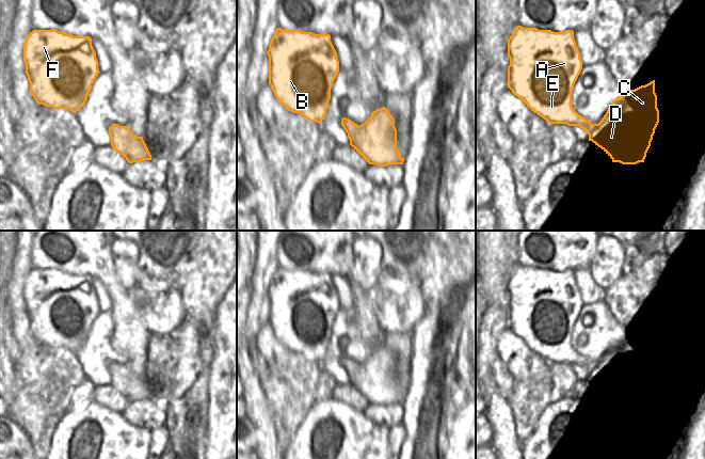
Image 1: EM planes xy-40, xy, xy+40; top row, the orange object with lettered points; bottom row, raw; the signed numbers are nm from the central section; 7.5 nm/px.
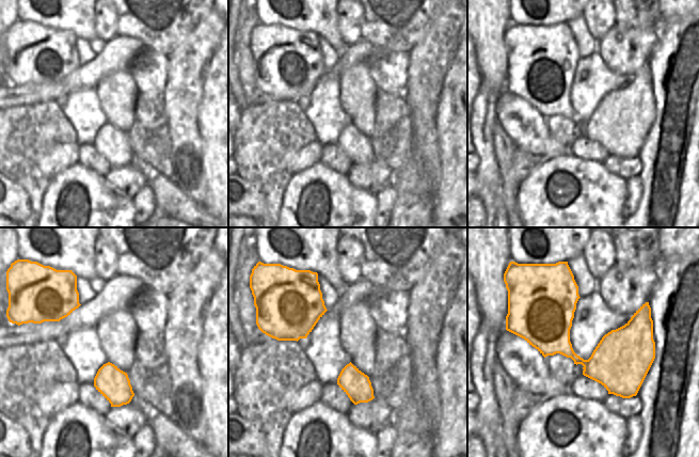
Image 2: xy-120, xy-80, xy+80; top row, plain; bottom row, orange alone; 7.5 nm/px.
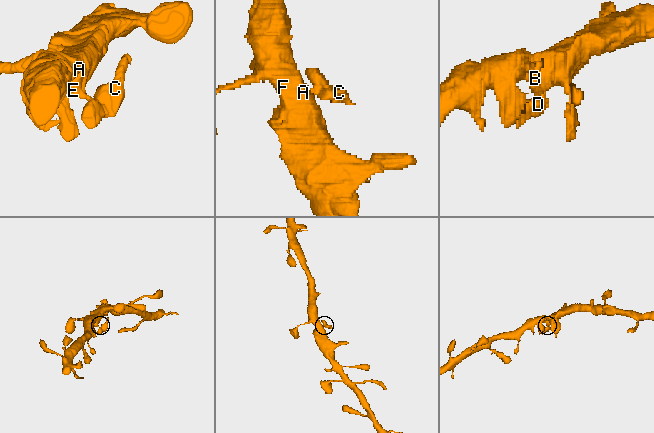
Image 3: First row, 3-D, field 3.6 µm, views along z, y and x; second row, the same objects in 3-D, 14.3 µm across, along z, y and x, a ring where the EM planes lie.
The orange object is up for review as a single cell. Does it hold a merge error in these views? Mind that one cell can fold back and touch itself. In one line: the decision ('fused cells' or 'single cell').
fused cells

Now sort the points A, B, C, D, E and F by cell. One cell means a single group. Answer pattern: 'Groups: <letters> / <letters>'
Groups: A B E F / C D

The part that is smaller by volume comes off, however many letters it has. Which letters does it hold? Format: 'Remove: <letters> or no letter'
Remove: C, D

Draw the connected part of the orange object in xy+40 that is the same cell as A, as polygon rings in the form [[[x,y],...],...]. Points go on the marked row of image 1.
[[[517,26],[508,39],[508,88],[531,111],[549,124],[579,126],[588,134],[597,124],[579,115],[572,106],[572,91],[582,69],[580,52],[574,39],[574,31],[554,32]]]

